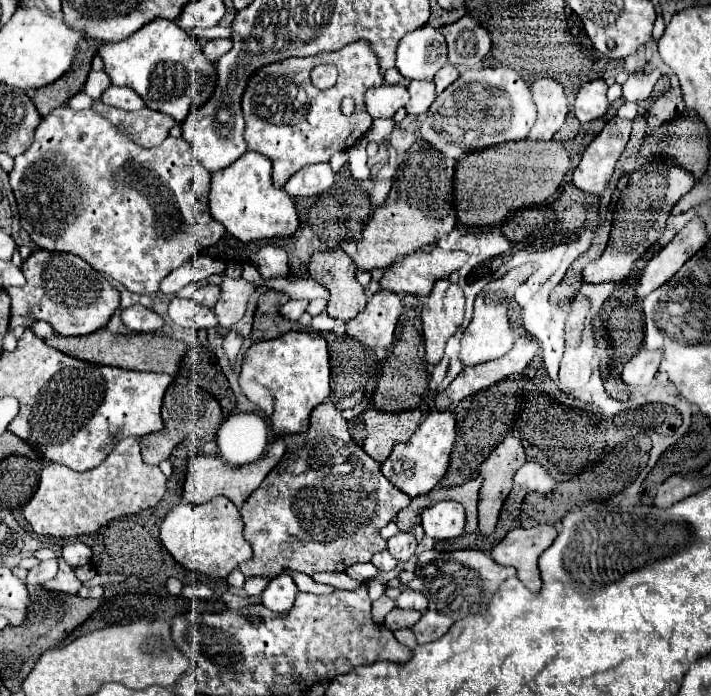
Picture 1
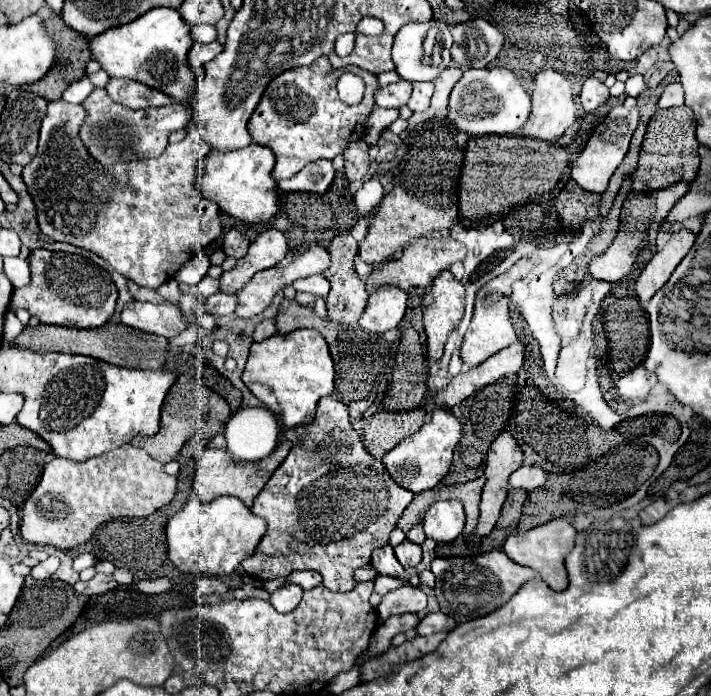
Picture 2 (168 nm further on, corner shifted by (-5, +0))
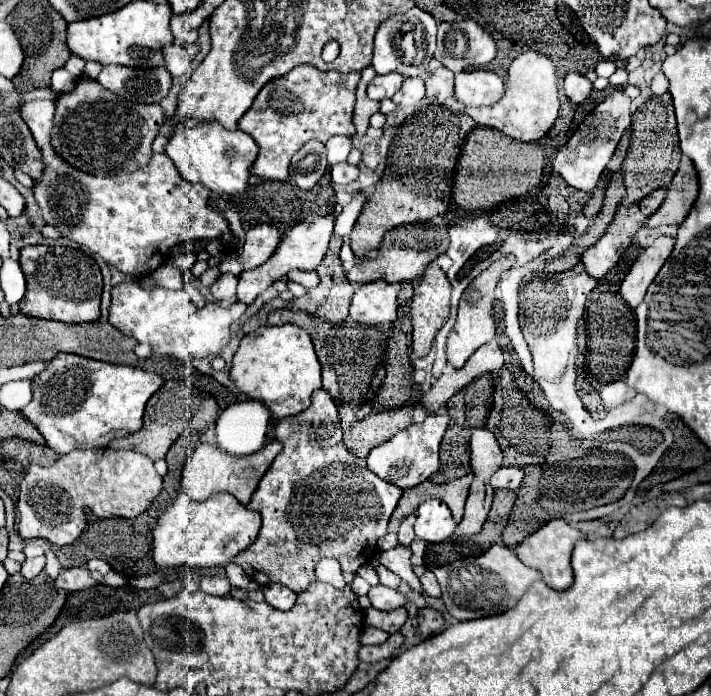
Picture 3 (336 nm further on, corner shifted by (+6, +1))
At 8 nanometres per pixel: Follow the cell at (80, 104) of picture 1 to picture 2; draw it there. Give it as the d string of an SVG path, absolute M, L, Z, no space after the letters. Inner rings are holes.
M84 77L84 79L72 83L72 85L66 89L64 95L62 95L62 99L68 101L68 103L80 105L80 103L84 103L84 99L92 93L92 89L94 89L94 85L88 81L88 77Z

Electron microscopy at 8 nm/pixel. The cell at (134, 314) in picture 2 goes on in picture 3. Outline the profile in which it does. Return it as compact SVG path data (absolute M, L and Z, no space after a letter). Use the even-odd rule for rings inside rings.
M121 282L111 290L109 322L125 336L149 344L155 356L173 356L187 362L217 356L229 344L229 328L245 308L243 302L233 302L227 308L219 302L207 302L203 310L197 310L183 290L167 290L161 286L143 288L139 282Z

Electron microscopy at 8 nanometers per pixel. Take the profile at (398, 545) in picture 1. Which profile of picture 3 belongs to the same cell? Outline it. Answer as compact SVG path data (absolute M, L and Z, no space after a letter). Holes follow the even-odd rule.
M395 546L391 550L381 550L377 552L375 560L379 564L383 564L387 570L395 572L403 582L407 582L411 586L411 590L423 594L423 588L421 588L421 582L419 578L415 576L413 572L413 566L411 566L411 550L407 546Z

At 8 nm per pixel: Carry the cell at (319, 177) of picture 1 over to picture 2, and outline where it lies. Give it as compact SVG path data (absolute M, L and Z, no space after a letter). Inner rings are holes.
M320 159L316 163L310 163L308 167L304 167L298 175L294 175L292 179L284 179L278 181L278 187L282 191L298 191L298 193L324 193L332 179L334 179L334 167L332 161Z

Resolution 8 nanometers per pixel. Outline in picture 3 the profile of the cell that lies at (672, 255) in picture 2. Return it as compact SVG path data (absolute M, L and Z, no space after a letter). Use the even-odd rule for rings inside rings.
M659 236L649 248L645 248L637 256L637 260L633 262L625 280L619 284L619 294L629 304L631 310L635 310L641 304L641 298L645 296L649 282L657 276L657 270L661 270L661 266L669 258L673 244L675 244L673 238Z

